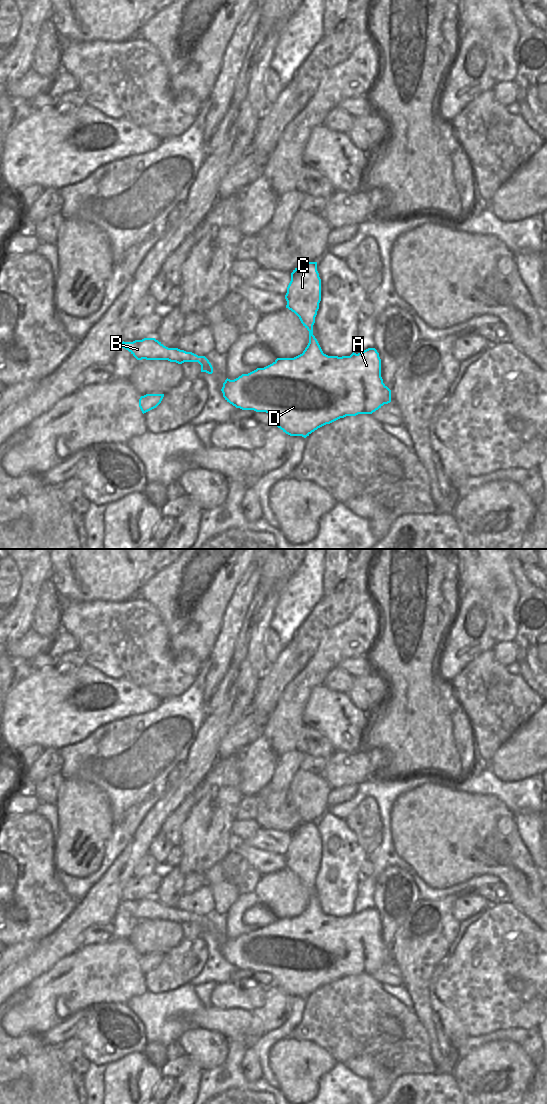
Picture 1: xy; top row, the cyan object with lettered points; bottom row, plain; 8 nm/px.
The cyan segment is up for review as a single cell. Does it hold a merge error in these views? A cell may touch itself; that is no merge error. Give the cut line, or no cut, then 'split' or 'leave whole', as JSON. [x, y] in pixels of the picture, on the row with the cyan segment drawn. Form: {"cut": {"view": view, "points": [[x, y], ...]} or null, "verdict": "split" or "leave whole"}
{"cut": null, "verdict": "leave whole"}

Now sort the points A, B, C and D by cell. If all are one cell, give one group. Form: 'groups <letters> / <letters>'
groups A B C D

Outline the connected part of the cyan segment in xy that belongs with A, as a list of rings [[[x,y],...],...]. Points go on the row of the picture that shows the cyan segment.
[[[303,262],[291,273],[291,281],[285,295],[286,308],[294,312],[303,326],[309,331],[309,343],[302,354],[294,358],[277,358],[272,364],[242,374],[234,380],[226,379],[221,389],[227,402],[242,410],[266,412],[273,417],[273,424],[290,436],[306,438],[318,428],[346,416],[372,414],[384,404],[391,402],[391,390],[381,377],[381,359],[375,348],[368,348],[350,356],[328,356],[323,353],[313,335],[313,325],[321,301],[321,279],[317,262]]]

